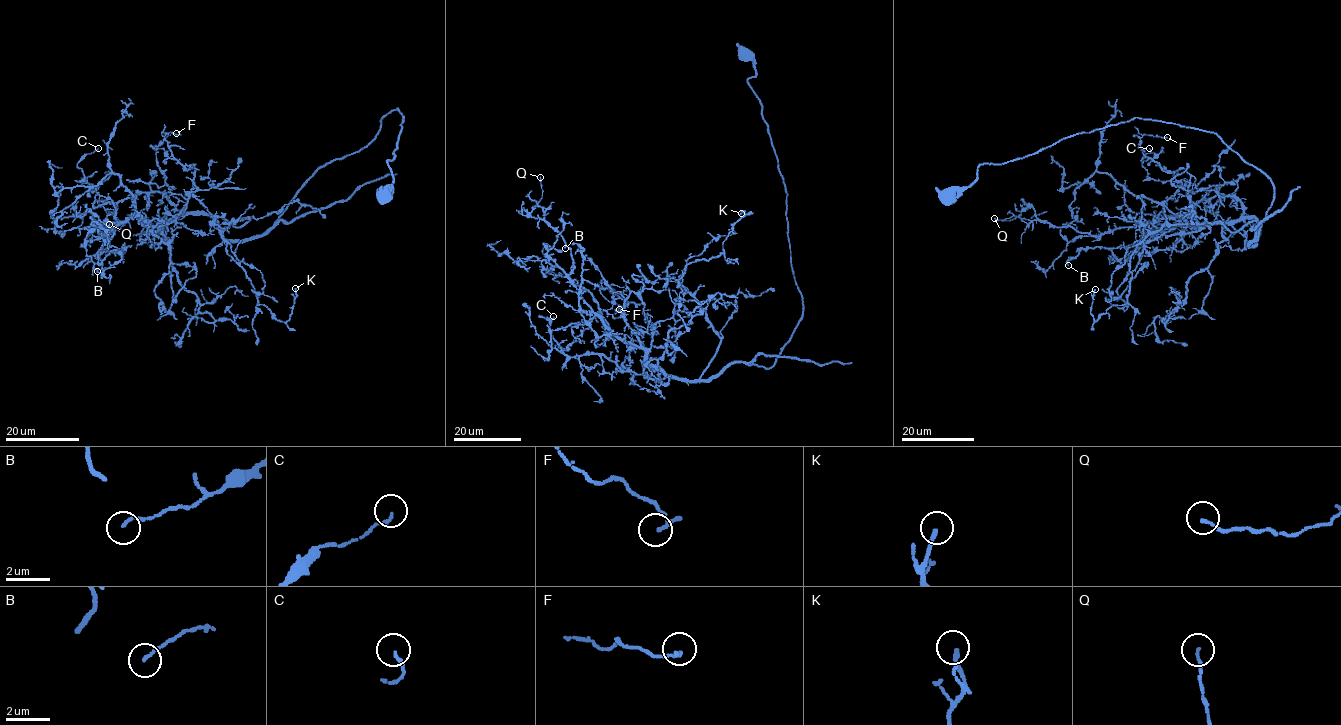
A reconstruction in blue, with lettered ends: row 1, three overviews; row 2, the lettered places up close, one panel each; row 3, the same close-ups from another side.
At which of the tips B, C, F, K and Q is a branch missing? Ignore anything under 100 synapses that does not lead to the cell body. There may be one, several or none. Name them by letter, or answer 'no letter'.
no letter

